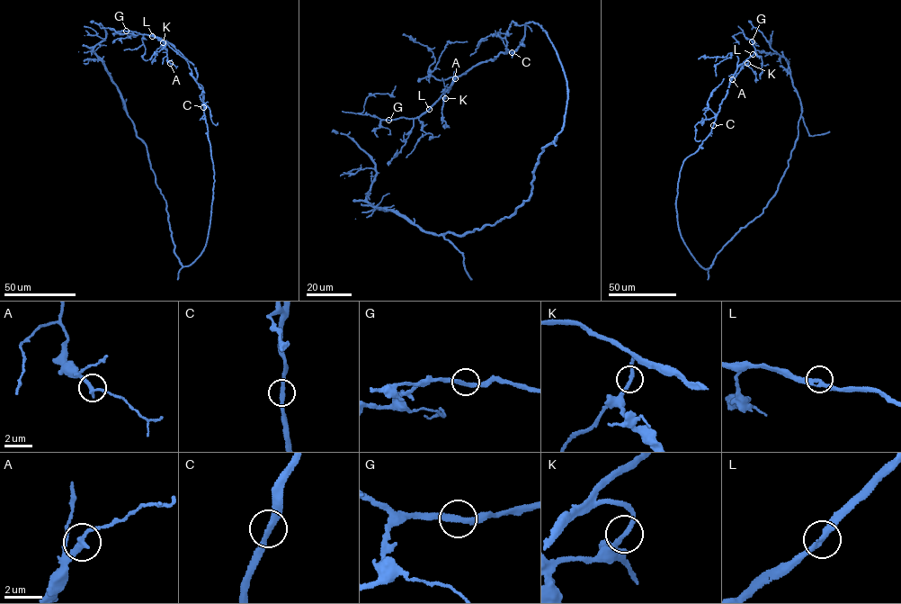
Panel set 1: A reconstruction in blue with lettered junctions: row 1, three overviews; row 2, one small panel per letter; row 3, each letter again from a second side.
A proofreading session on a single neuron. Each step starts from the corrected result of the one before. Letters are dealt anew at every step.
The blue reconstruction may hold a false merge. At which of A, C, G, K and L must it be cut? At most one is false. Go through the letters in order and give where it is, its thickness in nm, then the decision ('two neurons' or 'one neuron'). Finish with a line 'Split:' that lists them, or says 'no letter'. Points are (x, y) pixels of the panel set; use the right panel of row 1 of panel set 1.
A: (732, 79) | 300 nm | one neuron
C: (713, 125) | 280 nm | one neuron
G: (752, 41) | 280 nm | one neuron
K: (747, 63) | 240 nm | one neuron
L: (753, 54) | 280 nm | one neuron
Split: no letter

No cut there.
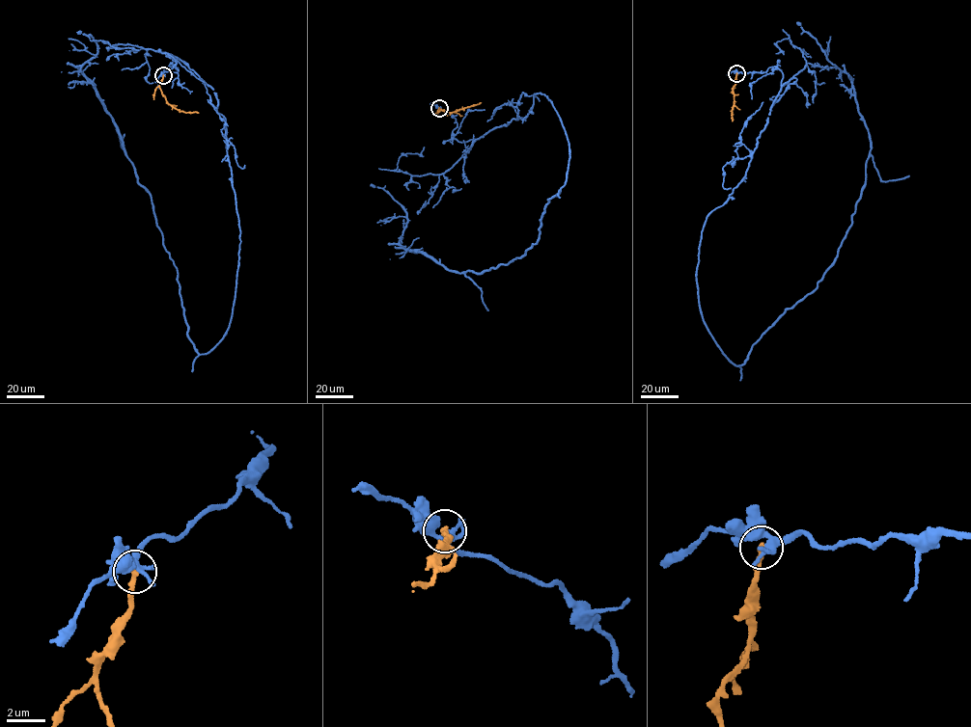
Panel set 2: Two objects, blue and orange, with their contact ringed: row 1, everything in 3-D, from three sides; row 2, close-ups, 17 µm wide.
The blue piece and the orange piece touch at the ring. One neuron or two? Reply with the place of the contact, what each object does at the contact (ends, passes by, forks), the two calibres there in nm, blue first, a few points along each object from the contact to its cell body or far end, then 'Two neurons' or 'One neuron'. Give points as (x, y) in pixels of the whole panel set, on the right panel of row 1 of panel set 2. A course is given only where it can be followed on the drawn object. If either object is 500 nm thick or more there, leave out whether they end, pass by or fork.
Place: (736, 73). At the ring blue forks. At the ring orange ends. Thickness 280 nm (blue) against 260 nm. Course of blue: (736, 73), (783, 77), (700, 243), (704, 323), (737, 365), (816, 289), (865, 178), (849, 76), (797, 22). Course of orange: (736, 73), (733, 89), (732, 121). Two neurons

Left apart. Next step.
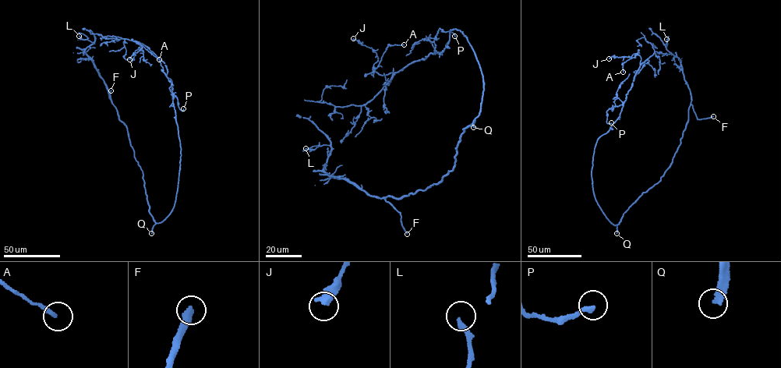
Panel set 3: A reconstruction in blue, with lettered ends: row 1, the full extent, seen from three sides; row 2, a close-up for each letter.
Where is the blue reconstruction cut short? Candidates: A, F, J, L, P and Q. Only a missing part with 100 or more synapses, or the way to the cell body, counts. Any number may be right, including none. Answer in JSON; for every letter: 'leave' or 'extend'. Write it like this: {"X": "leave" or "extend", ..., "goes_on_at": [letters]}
{"A": "leave", "F": "extend", "J": "leave", "L": "leave", "P": "leave", "Q": "extend", "goes_on_at": ["F", "Q"]}

